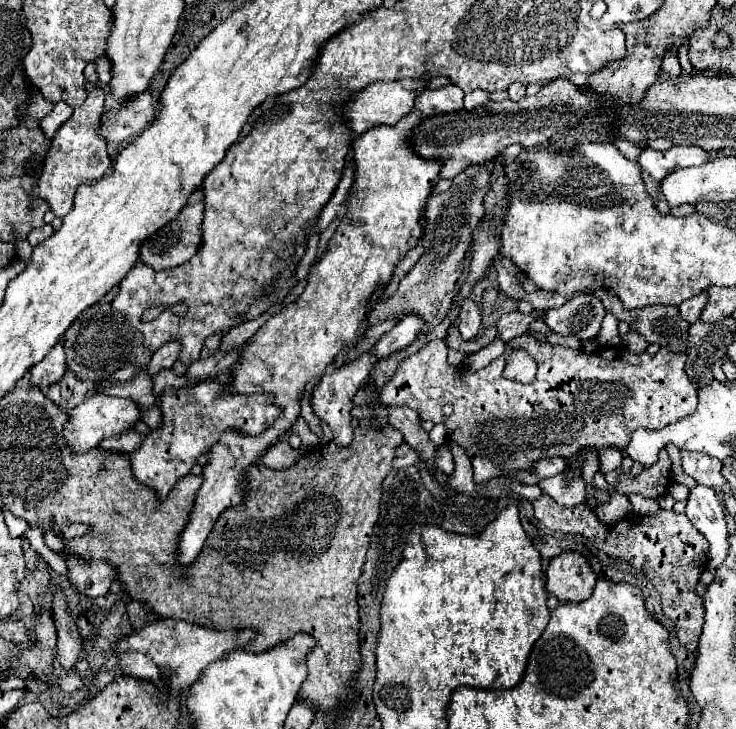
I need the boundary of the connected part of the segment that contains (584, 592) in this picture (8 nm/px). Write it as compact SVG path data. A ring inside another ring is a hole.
M572 550L554 556L546 570L546 590L562 602L586 600L592 594L596 580L598 576L588 560Z

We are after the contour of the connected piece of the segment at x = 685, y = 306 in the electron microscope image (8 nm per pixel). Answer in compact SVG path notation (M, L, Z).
M698 294L698 296L692 296L688 300L684 300L680 304L680 318L684 318L688 324L694 324L698 318L700 318L700 312L706 304L706 294Z

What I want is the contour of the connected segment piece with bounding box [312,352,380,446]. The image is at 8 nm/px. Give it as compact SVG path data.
M364 352L360 358L348 362L348 364L342 364L340 368L336 370L330 370L328 374L324 374L320 378L320 382L316 384L314 388L314 394L312 394L312 408L314 408L314 414L324 420L334 436L336 436L336 444L338 446L348 446L350 440L352 440L352 428L350 428L350 410L352 410L352 396L356 394L356 390L368 380L370 376L370 370L378 364L380 358L372 358L372 352Z

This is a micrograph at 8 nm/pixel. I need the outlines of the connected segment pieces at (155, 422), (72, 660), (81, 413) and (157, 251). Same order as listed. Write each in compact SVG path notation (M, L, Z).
M157 406L144 410L142 412L142 420L150 426L150 430L158 430L161 424L161 411Z
M62 590L54 594L54 618L58 630L58 662L62 664L64 670L72 670L80 660L82 636L68 614L68 604Z
M96 394L96 396L90 396L86 402L82 402L80 406L70 410L70 422L64 430L64 436L70 444L70 448L74 448L74 452L86 452L86 450L98 446L98 442L102 442L104 438L120 436L120 434L132 430L136 422L140 422L140 408L136 402L132 402L132 398Z
M194 202L190 206L184 206L176 220L164 224L156 234L148 236L142 242L142 246L140 246L140 262L154 268L154 270L174 268L174 266L180 266L180 264L188 262L196 254L196 248L200 246L202 214L204 214L204 204L202 202Z

